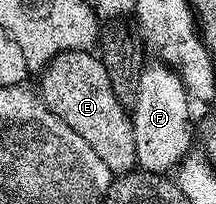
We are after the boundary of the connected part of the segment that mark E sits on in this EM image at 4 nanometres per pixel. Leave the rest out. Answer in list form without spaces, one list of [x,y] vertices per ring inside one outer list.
[[[92,51],[83,52],[60,52],[51,63],[40,73],[41,88],[39,95],[41,100],[75,134],[87,138],[87,146],[107,162],[107,170],[111,170],[114,176],[122,176],[124,172],[131,172],[137,168],[137,155],[135,154],[135,130],[133,129],[133,118],[130,109],[125,108],[115,96],[115,90],[111,88],[111,78],[107,78],[107,66],[103,66],[100,55]]]

